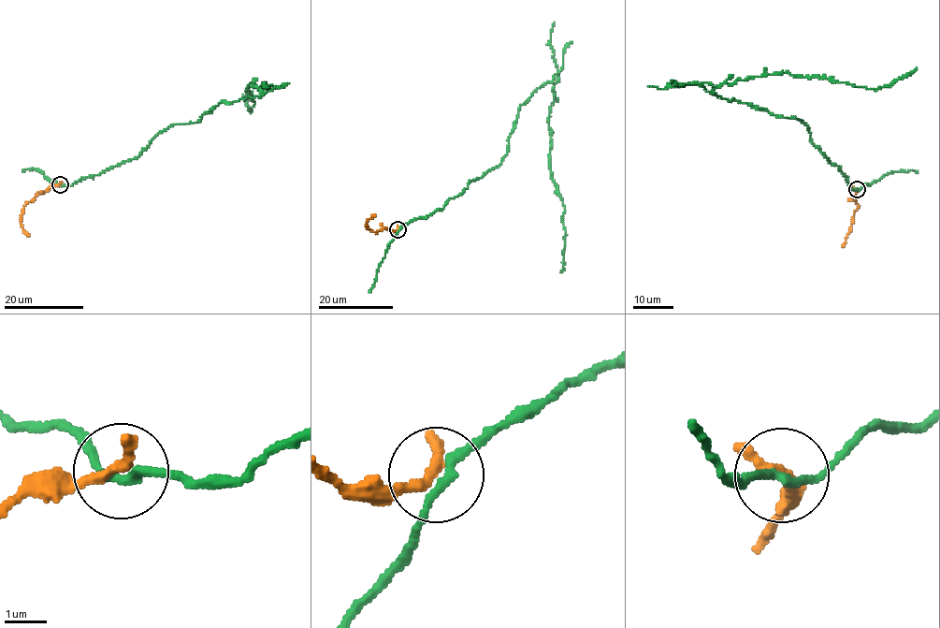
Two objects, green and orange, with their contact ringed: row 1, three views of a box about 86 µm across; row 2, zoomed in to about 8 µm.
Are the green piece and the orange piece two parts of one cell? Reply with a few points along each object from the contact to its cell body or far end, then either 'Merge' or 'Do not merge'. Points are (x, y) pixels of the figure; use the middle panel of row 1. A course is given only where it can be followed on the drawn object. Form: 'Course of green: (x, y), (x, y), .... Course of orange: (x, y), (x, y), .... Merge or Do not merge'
Course of green: (398, 229), (441, 210), (494, 168), (507, 151), (519, 107), (551, 81), (549, 164), (565, 209), (559, 272). Course of orange: (398, 229), (384, 227), (376, 232), (368, 228), (367, 222), (376, 216). Do not merge

